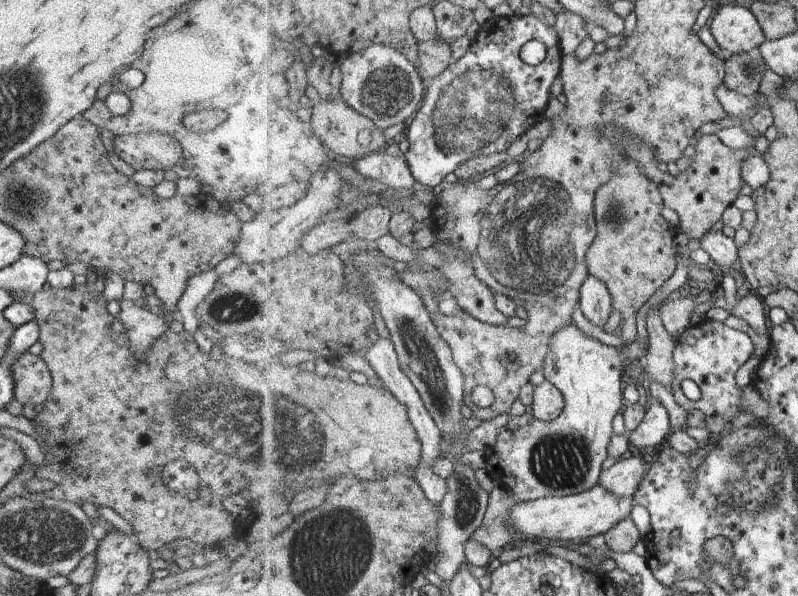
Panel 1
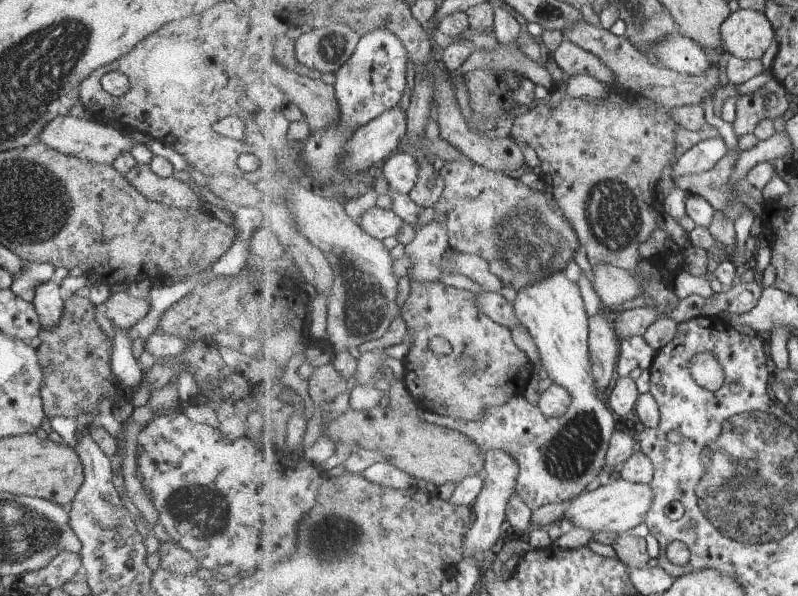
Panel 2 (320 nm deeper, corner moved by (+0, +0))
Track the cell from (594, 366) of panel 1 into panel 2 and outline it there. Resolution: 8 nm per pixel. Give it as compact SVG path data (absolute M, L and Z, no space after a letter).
M555 271L545 280L535 281L521 292L516 291L515 316L534 336L549 378L570 390L572 403L568 411L560 417L548 417L525 395L517 395L504 405L488 409L478 421L451 420L451 417L428 412L416 415L424 422L465 433L483 452L498 448L511 453L520 466L516 492L531 511L536 511L546 504L573 500L585 492L606 464L617 420L593 376L590 318L577 281L569 280L563 271Z

